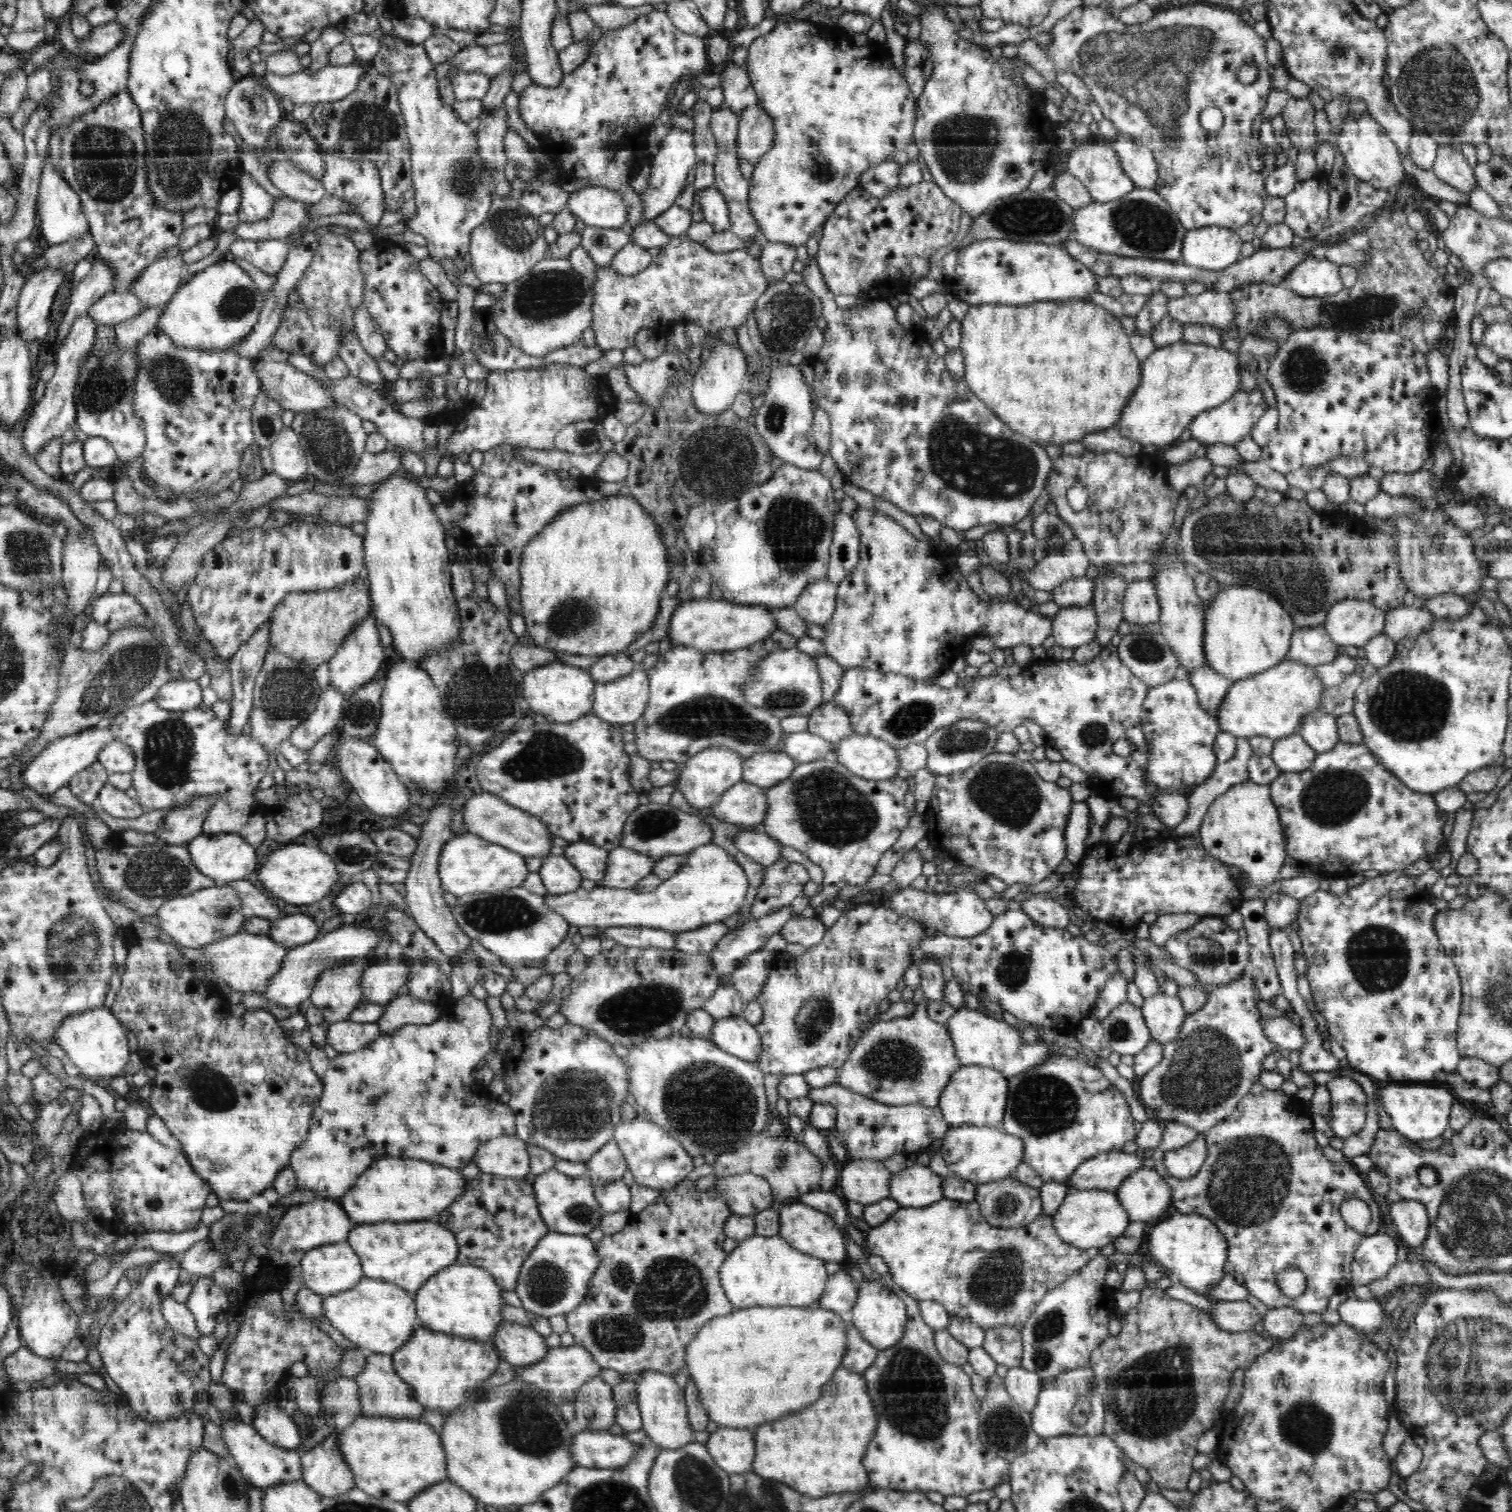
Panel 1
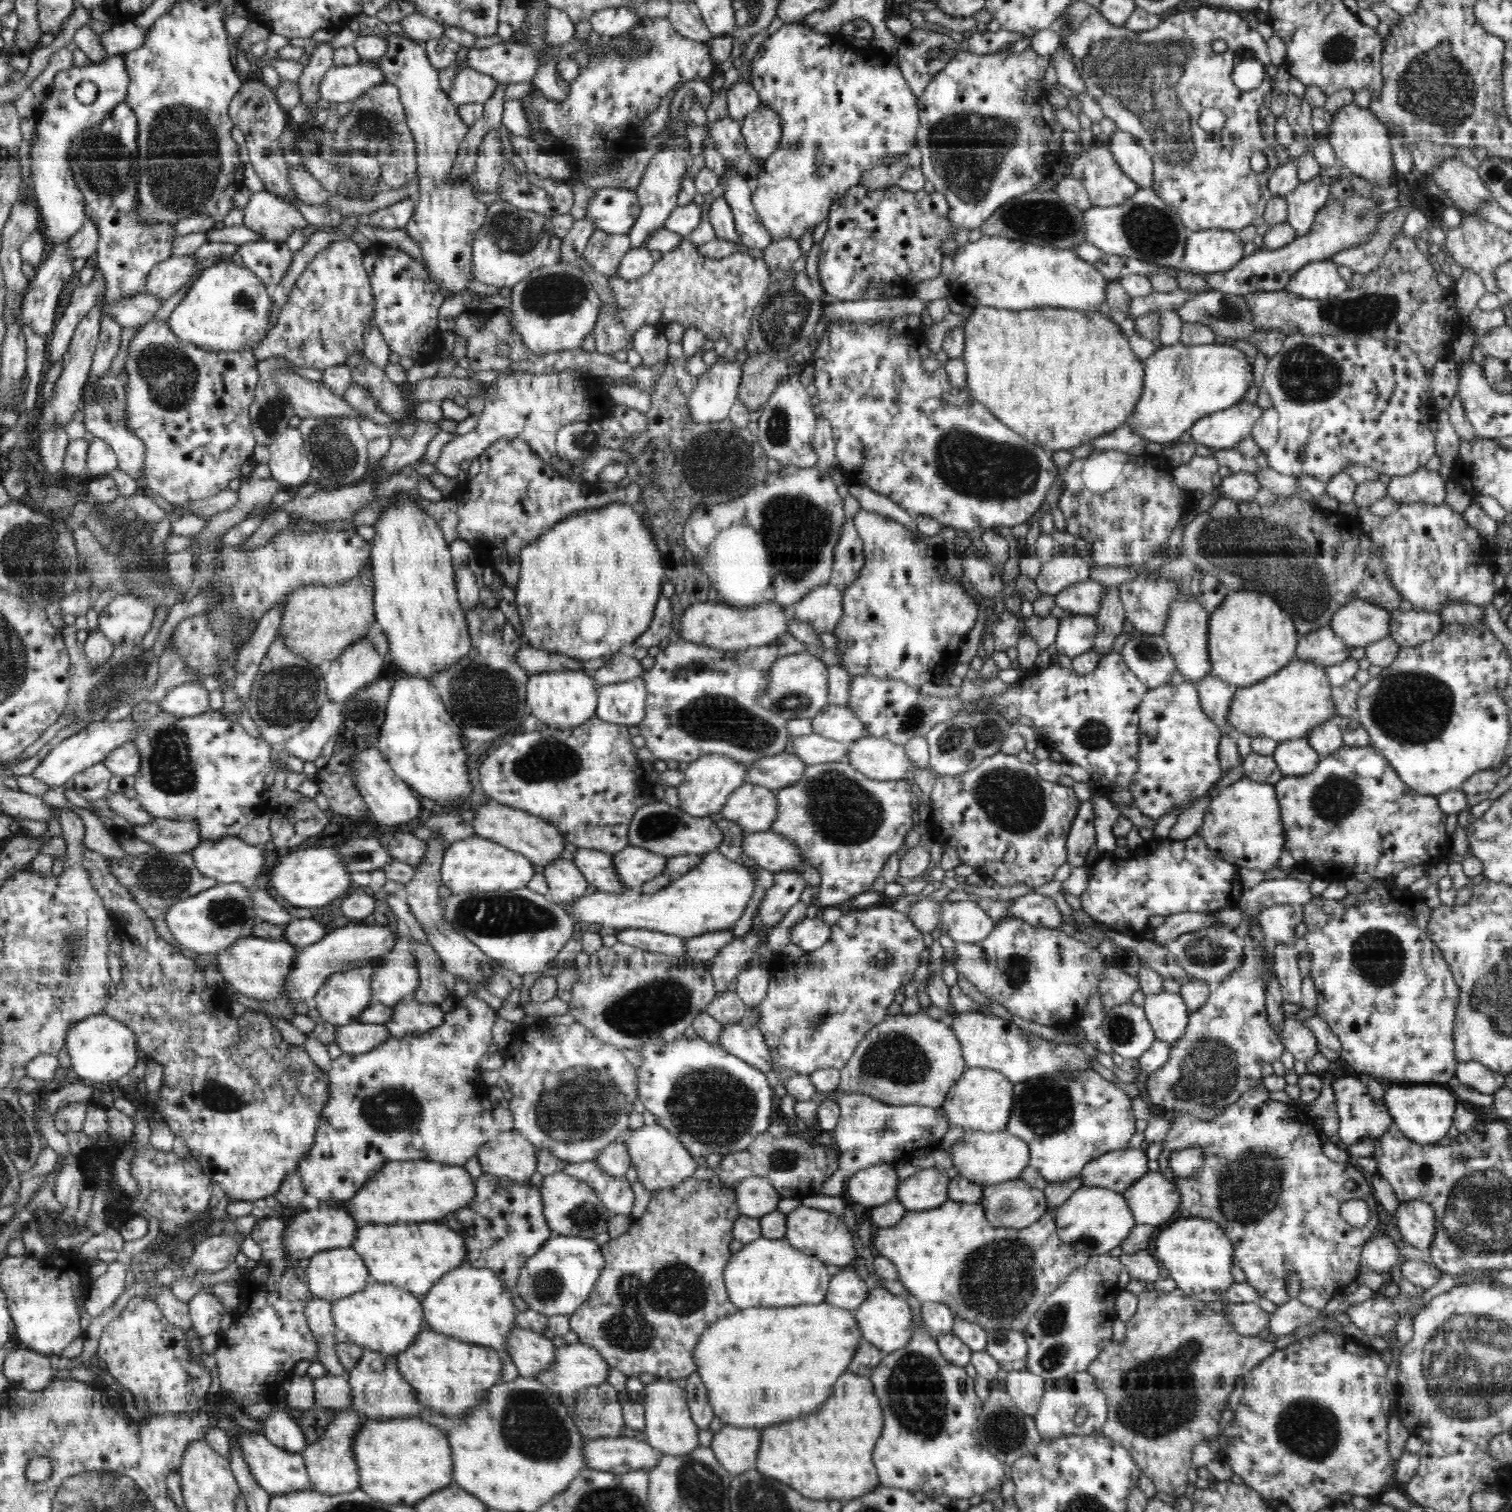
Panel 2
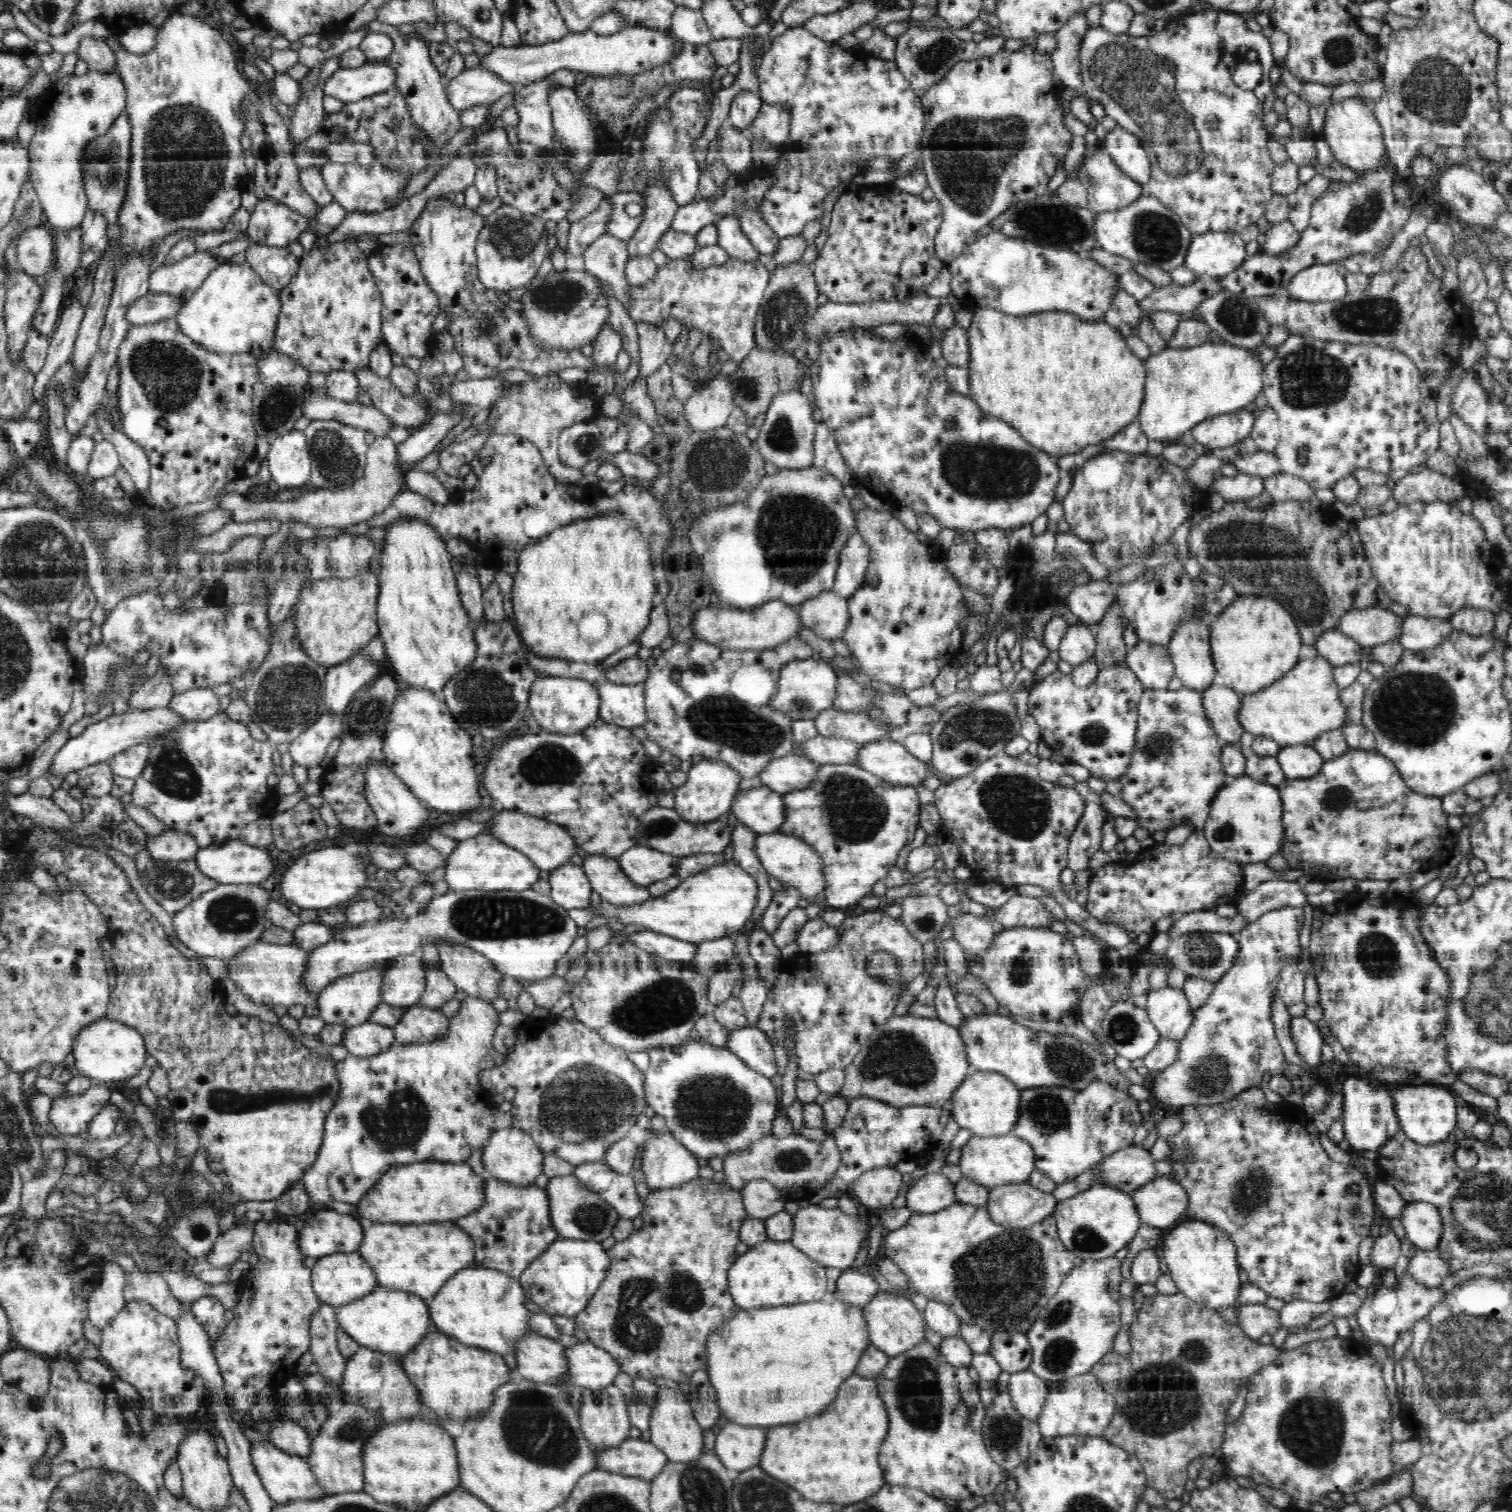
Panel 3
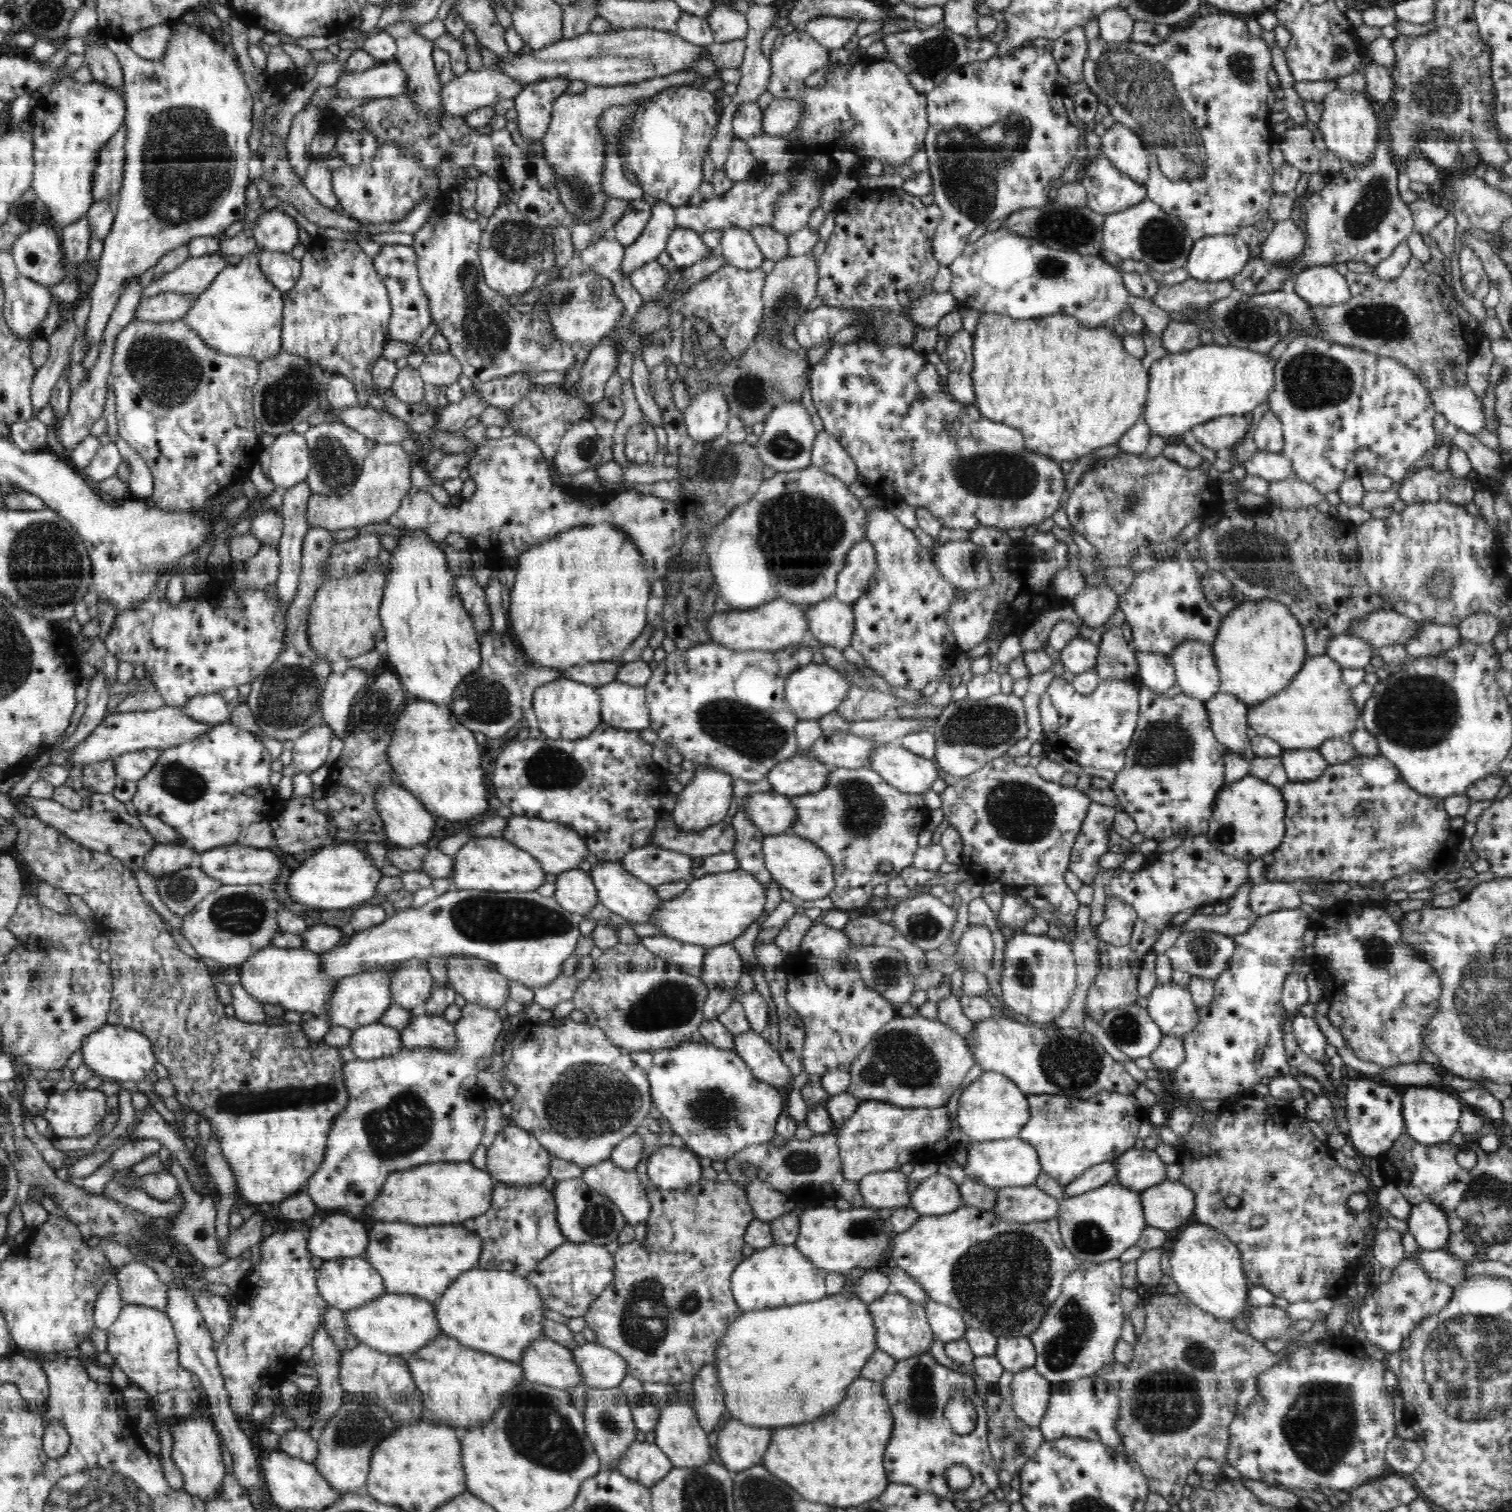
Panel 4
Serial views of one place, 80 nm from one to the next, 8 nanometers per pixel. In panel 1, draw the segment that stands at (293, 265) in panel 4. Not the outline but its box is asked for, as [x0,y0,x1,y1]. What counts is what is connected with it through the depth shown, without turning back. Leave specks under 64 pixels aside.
[228,239,291,275]

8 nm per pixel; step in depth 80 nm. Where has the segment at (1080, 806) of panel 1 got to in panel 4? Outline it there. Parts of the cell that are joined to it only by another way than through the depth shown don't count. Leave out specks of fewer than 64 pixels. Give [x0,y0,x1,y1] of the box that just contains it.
[1069,801,1117,885]

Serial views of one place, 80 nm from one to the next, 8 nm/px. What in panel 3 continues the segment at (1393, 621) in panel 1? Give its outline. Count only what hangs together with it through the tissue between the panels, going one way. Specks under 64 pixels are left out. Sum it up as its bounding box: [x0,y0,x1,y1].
[1396,614,1453,652]

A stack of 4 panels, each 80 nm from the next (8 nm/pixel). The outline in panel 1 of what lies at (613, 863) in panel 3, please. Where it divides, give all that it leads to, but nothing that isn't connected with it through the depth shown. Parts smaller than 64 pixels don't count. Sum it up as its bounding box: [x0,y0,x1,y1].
[563,842,607,886]

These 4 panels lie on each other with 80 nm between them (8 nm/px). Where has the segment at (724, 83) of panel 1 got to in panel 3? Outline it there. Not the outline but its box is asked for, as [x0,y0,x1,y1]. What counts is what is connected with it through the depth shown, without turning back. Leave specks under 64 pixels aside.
[726,90,763,132]

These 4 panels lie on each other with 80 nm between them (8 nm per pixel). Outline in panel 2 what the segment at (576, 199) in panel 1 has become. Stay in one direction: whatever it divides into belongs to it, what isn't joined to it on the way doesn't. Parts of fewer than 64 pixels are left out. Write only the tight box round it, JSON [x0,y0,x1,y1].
[585,188,640,234]

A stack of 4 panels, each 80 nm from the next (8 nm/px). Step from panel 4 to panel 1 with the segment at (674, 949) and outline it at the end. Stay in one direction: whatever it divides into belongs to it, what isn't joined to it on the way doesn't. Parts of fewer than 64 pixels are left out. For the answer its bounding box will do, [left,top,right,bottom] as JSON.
[595,927,675,950]

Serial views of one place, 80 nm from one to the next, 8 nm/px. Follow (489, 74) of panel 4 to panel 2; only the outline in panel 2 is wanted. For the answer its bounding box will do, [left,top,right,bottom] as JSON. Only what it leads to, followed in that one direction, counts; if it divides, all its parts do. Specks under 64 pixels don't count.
[448,67,498,107]

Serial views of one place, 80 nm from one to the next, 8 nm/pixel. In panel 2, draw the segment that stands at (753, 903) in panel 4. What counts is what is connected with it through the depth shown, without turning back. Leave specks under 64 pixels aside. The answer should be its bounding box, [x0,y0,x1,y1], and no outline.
[564,849,753,939]

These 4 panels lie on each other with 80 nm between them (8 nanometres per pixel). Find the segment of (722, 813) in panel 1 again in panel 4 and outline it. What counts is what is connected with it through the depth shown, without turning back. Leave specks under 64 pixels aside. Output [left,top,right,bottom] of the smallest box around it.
[745,792,797,836]

